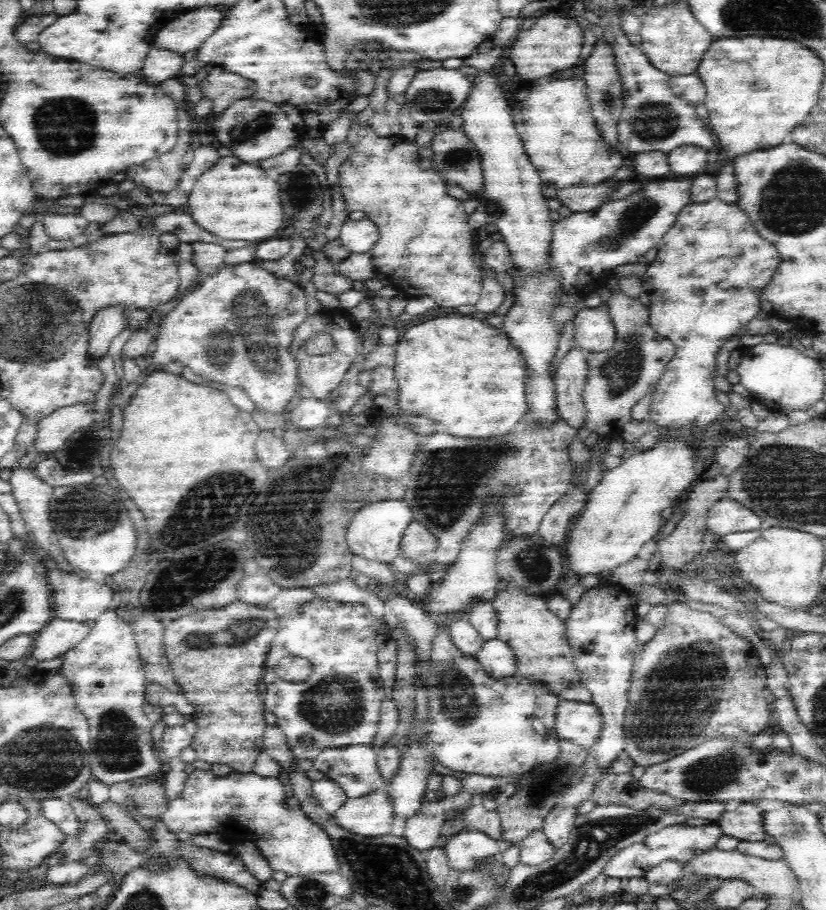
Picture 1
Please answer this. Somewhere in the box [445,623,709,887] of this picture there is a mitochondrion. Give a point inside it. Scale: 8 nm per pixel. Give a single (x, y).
(548, 782)

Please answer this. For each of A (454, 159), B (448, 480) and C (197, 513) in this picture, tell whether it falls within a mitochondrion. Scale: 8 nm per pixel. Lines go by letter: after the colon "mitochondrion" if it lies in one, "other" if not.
A: mitochondrion
B: mitochondrion
C: mitochondrion

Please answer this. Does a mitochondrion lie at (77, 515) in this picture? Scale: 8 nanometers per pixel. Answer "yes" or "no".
yes

